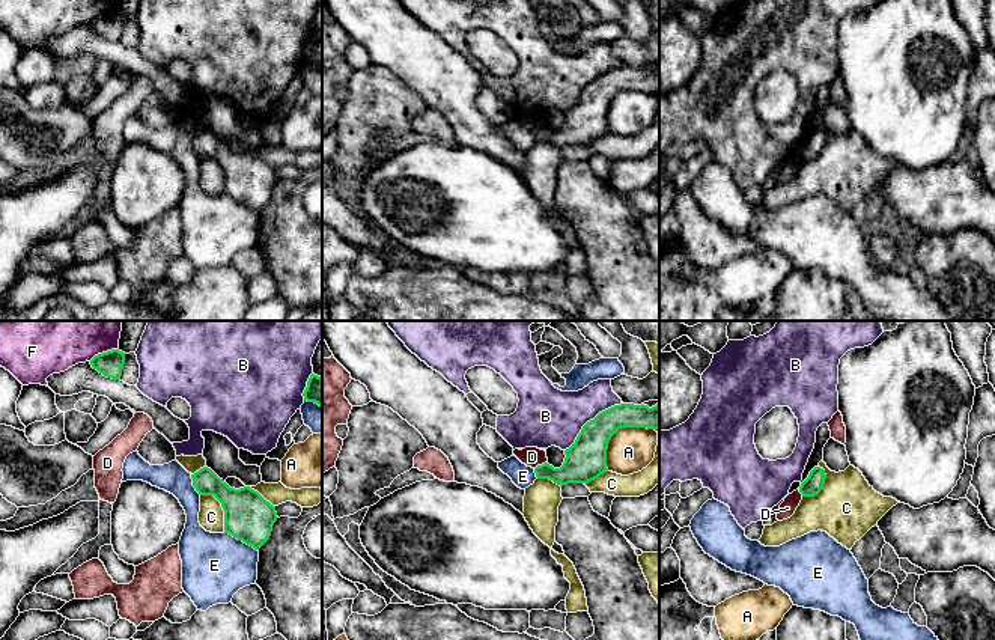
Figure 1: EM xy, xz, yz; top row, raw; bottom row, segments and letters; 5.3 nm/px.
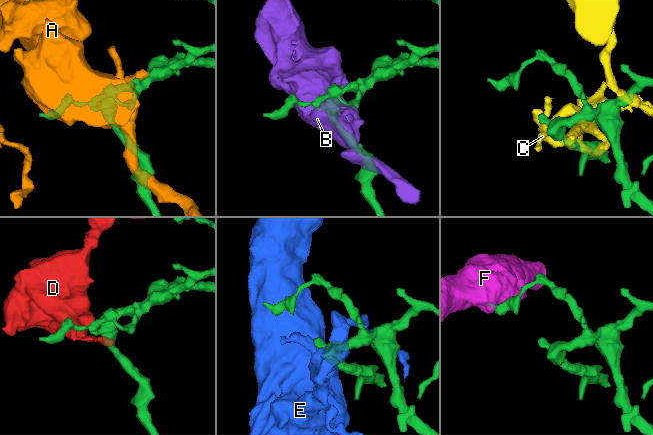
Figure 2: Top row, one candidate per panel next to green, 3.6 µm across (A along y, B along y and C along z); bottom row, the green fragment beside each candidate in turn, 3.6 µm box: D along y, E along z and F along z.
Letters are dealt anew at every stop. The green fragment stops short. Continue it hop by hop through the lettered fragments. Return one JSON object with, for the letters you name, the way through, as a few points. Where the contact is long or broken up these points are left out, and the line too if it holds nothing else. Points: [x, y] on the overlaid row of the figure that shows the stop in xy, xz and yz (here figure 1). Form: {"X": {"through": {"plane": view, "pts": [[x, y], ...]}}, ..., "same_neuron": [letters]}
{"same_neuron": []}

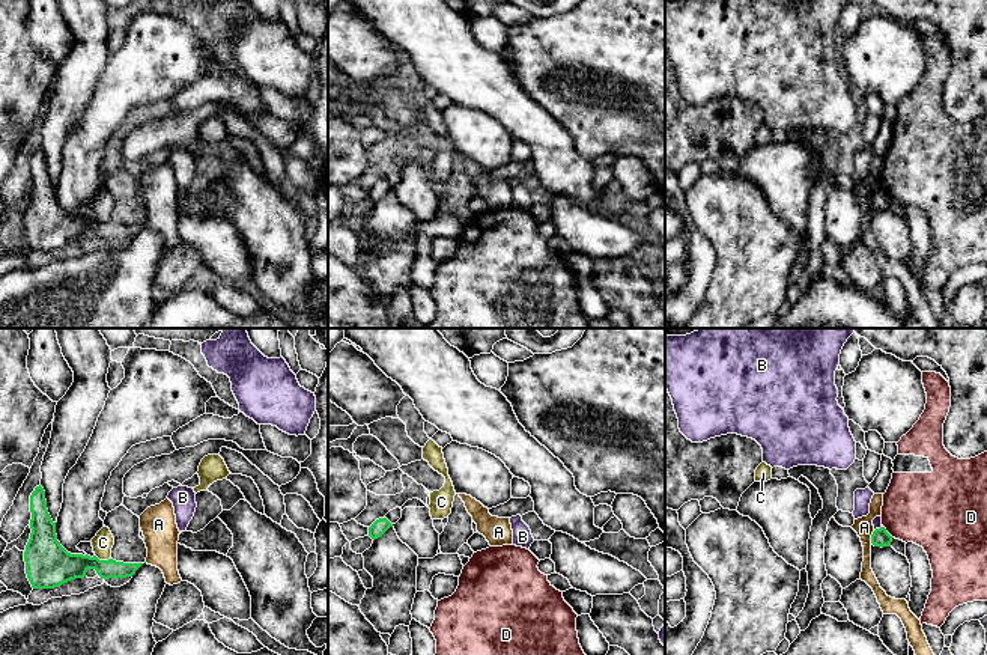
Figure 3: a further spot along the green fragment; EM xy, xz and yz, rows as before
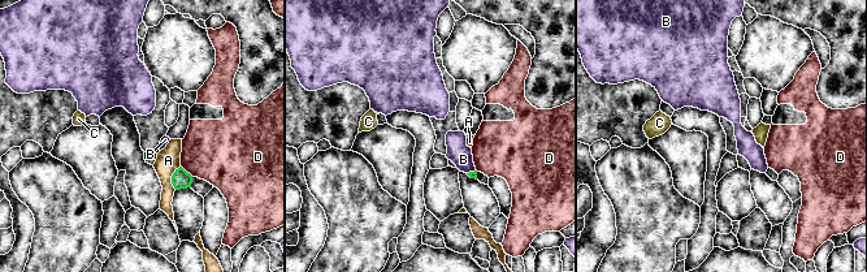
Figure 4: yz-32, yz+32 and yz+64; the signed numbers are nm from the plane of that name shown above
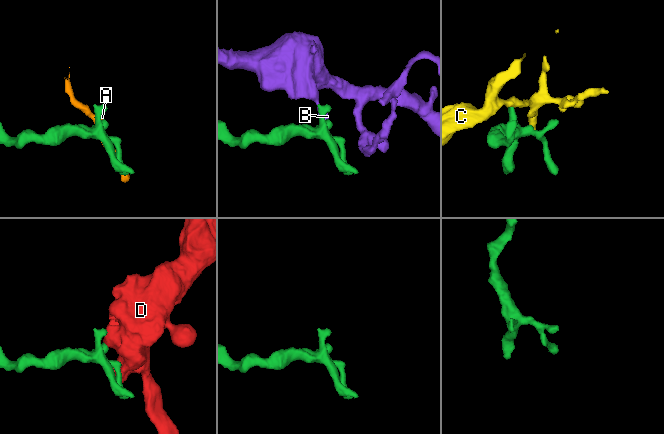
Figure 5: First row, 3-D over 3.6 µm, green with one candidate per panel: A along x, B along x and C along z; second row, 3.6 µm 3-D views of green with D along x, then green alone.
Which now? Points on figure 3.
{"same_neuron": []}

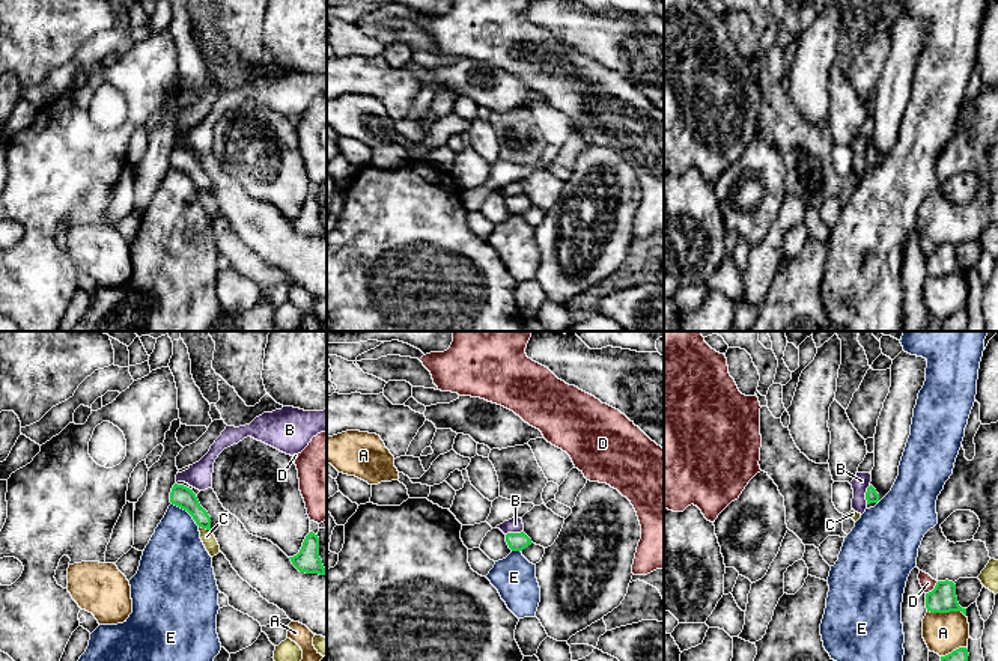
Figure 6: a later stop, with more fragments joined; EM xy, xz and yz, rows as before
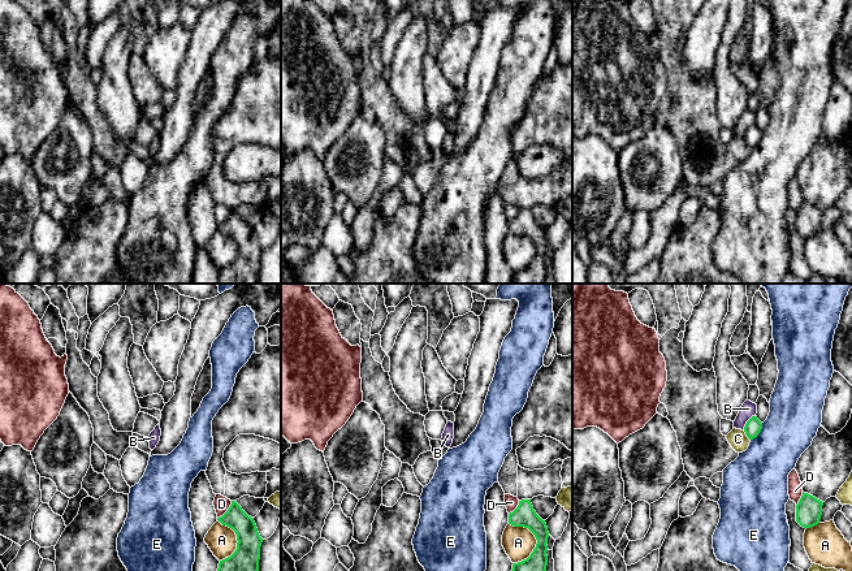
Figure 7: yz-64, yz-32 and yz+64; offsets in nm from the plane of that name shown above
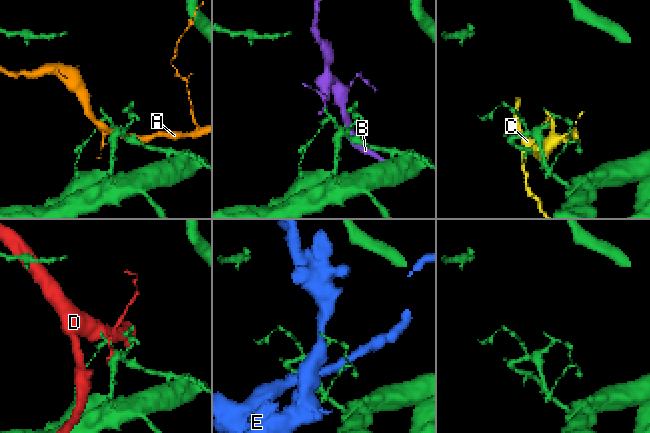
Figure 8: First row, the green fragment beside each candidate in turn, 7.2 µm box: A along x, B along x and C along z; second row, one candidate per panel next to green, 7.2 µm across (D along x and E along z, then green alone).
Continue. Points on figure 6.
{"same_neuron": []}

